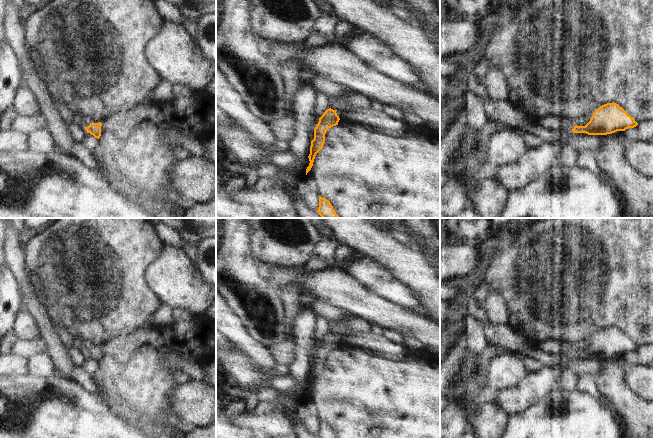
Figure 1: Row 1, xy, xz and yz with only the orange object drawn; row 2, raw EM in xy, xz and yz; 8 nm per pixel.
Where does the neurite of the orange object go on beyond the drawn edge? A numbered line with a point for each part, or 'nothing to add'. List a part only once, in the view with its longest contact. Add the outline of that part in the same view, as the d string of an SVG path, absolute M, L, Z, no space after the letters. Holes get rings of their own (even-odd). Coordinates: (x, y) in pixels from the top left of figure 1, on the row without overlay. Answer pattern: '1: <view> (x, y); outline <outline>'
1: xz (376, 345); outline M358 334L356 336L336 335L336 337L341 344L360 348L378 358L402 361L408 355L406 347L394 344L380 335Z

